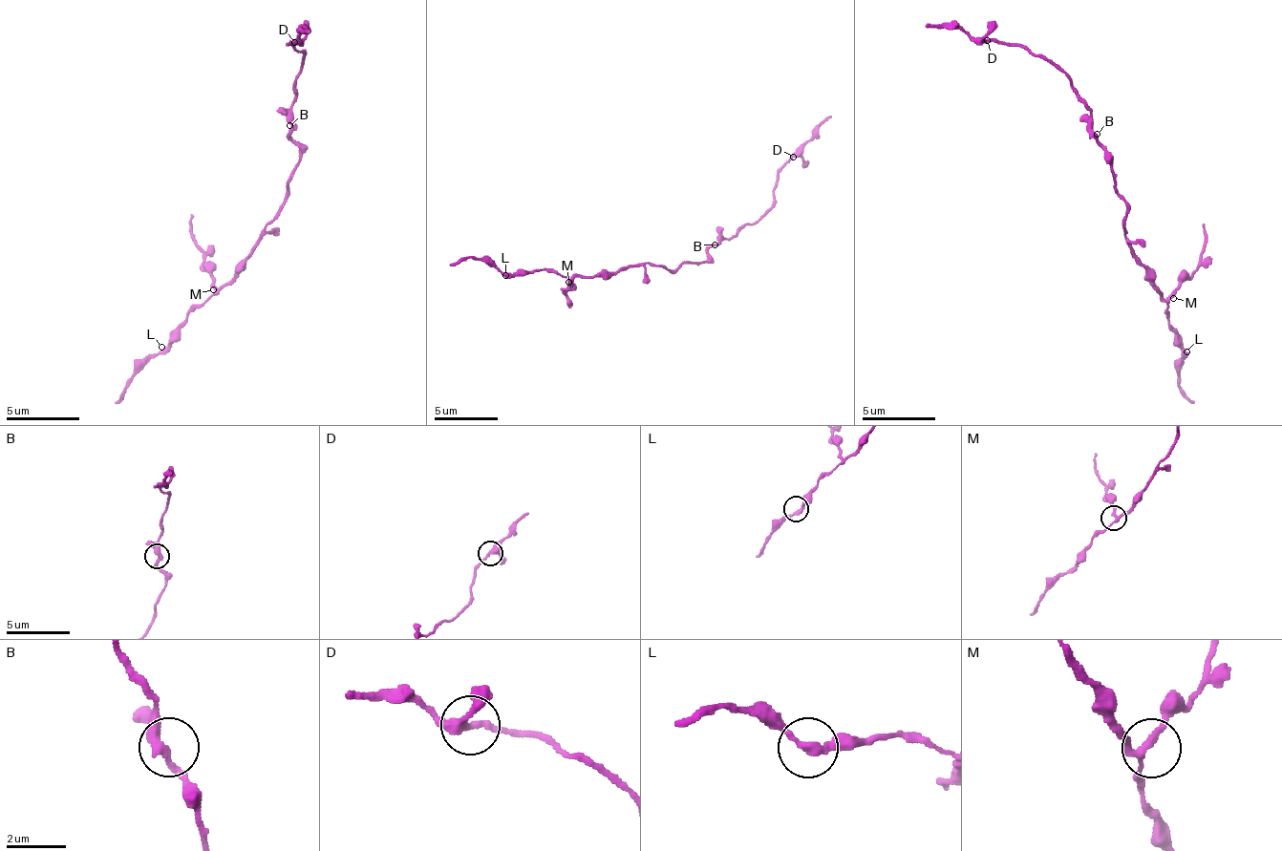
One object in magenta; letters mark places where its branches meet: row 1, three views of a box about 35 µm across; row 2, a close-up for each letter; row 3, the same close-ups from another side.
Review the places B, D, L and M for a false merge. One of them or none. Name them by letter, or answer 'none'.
none

